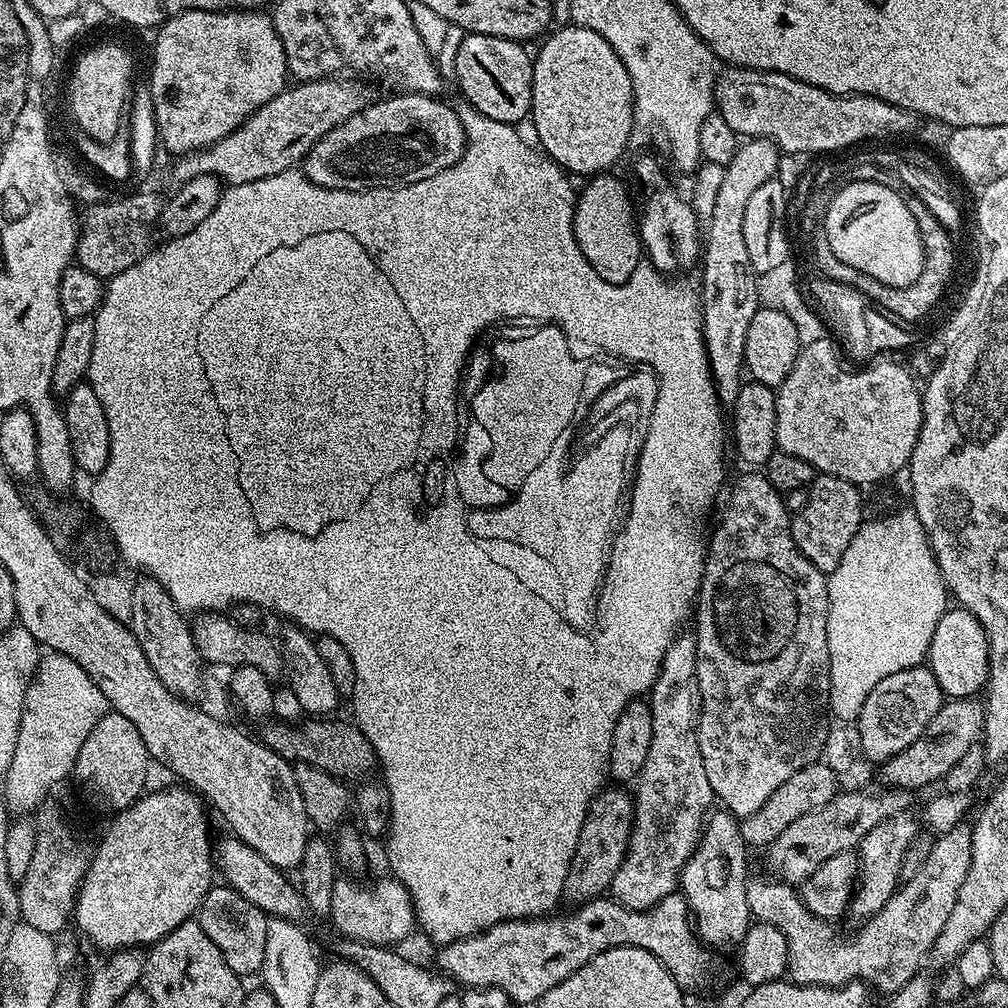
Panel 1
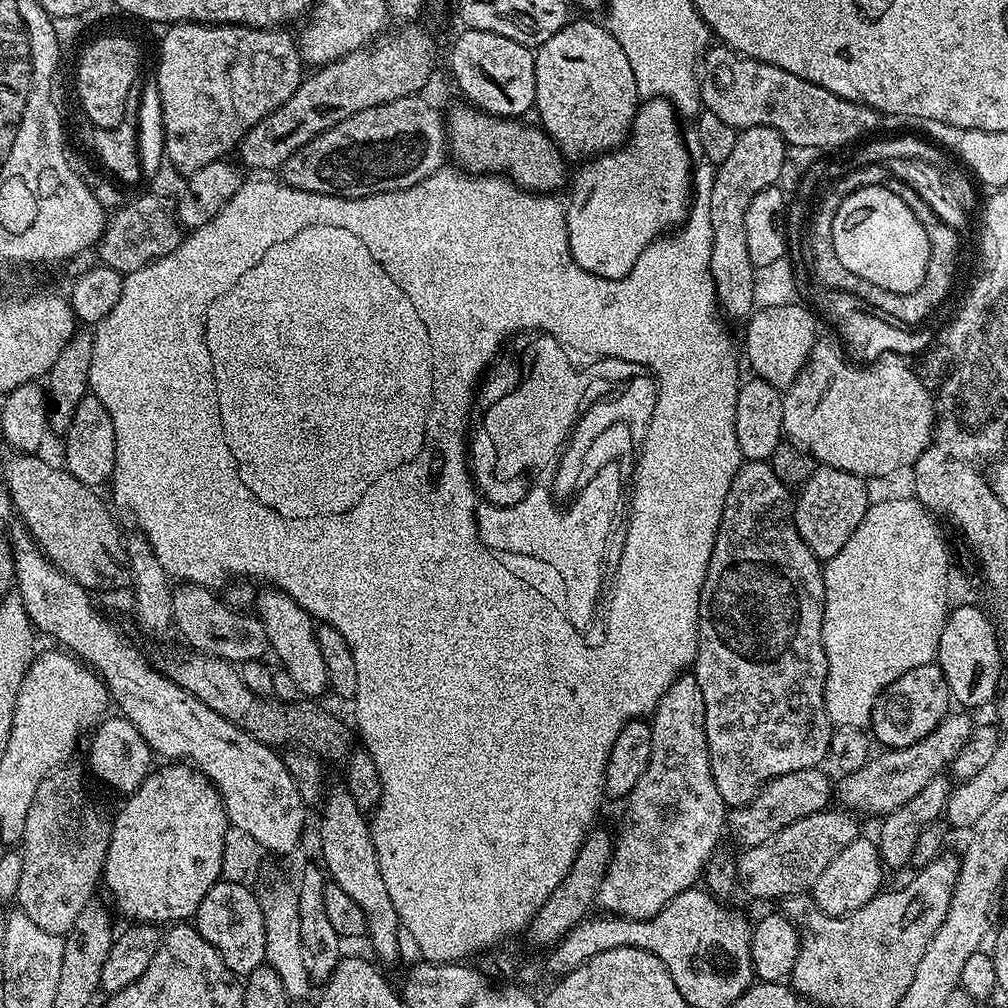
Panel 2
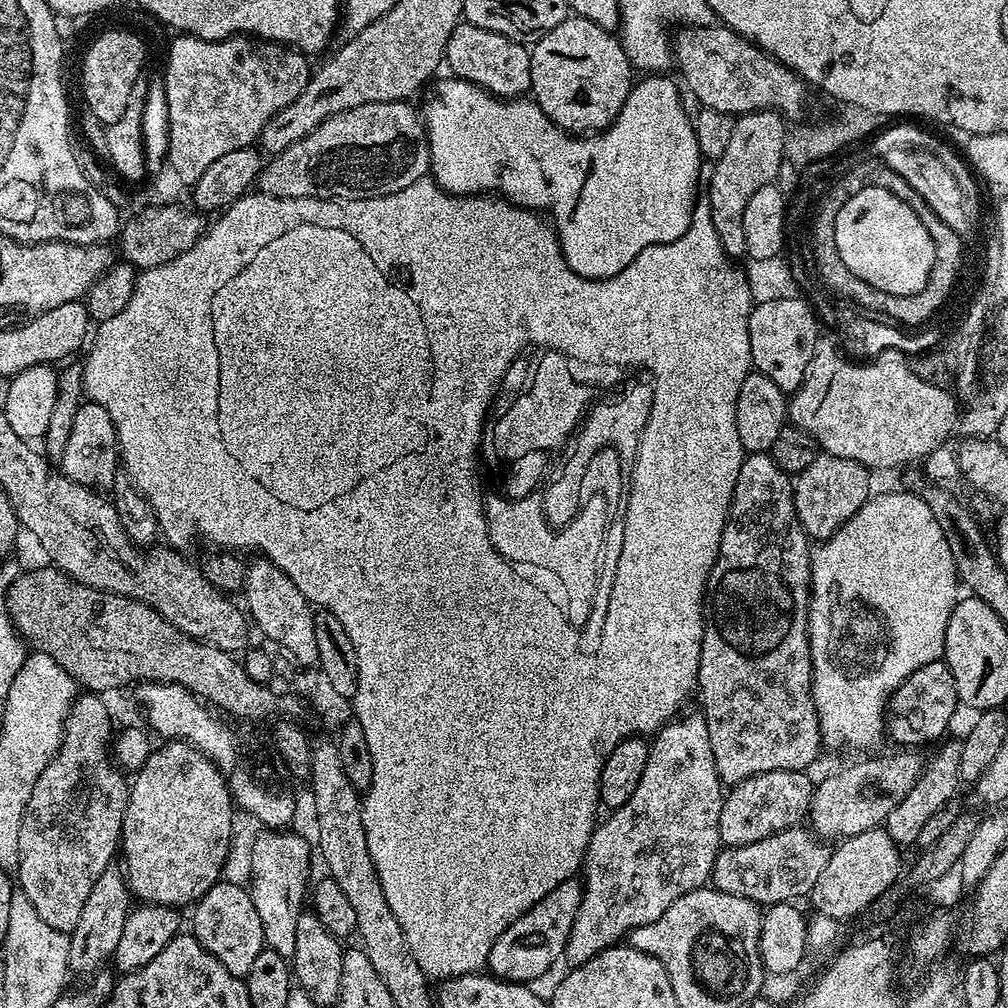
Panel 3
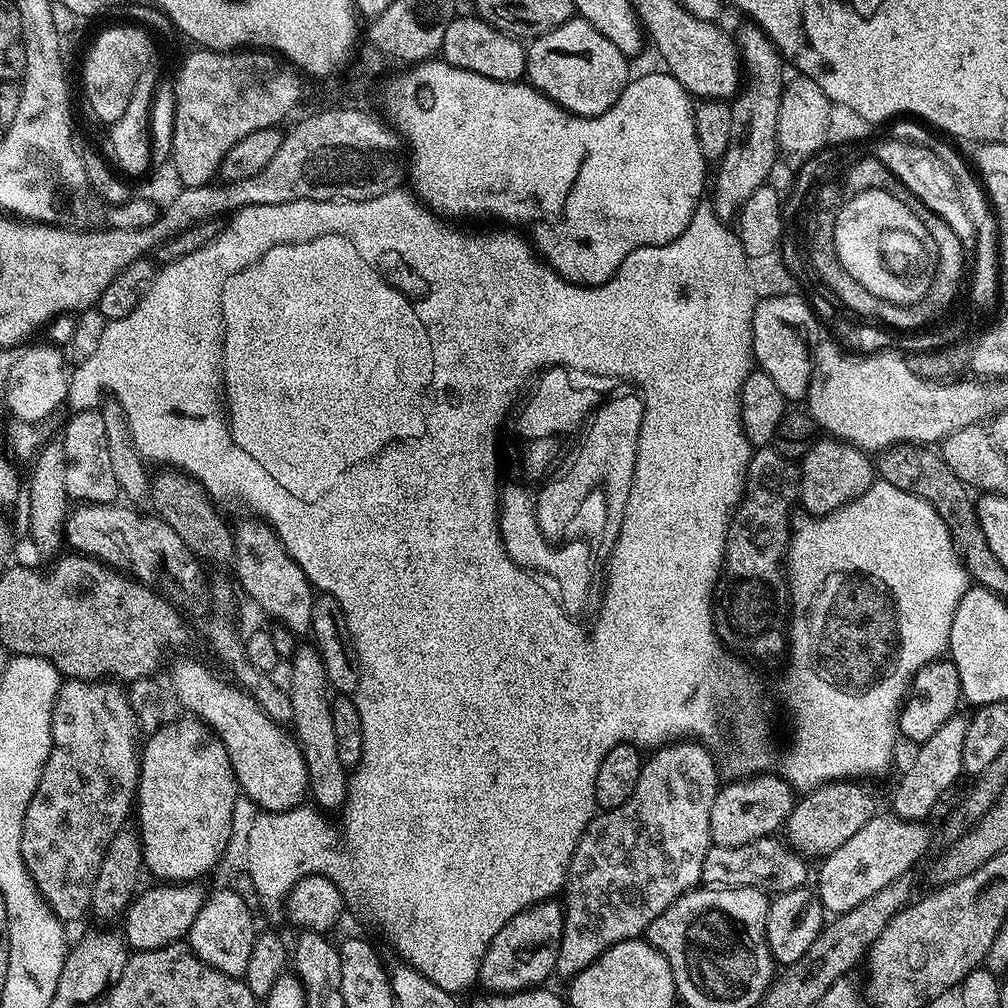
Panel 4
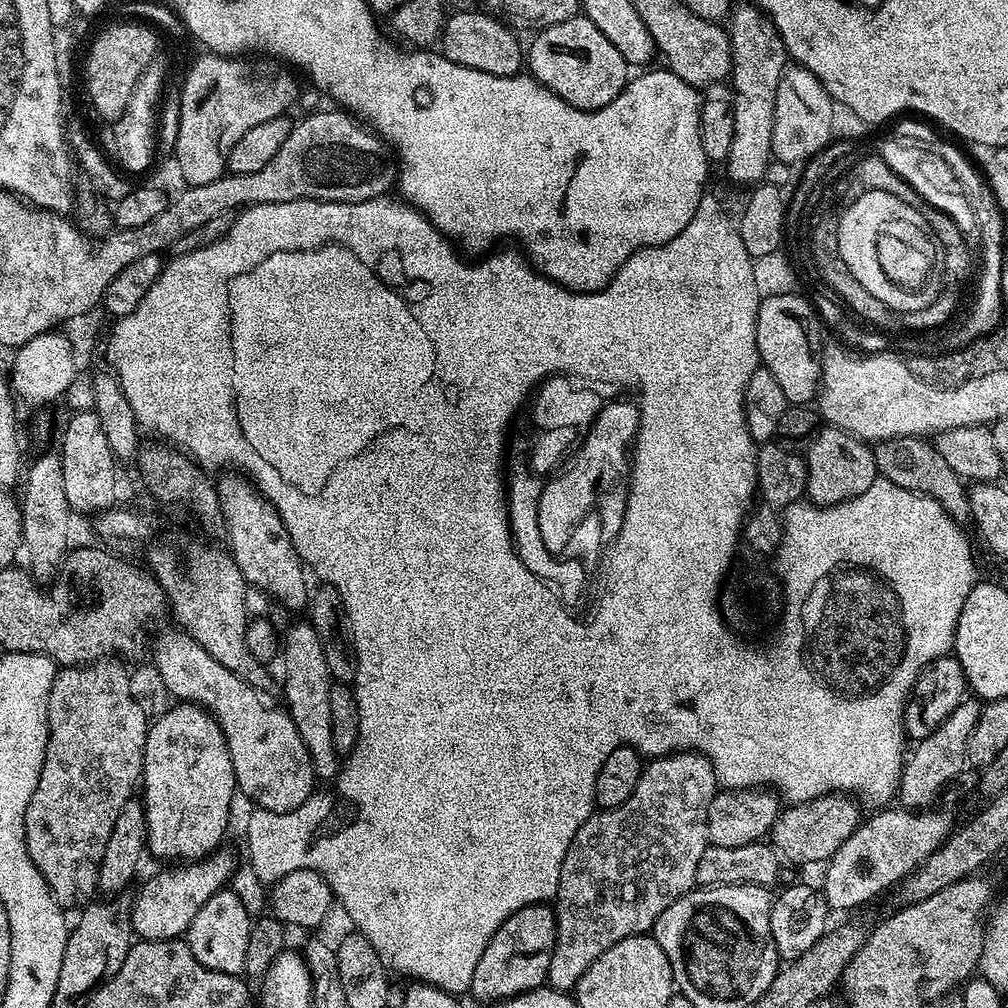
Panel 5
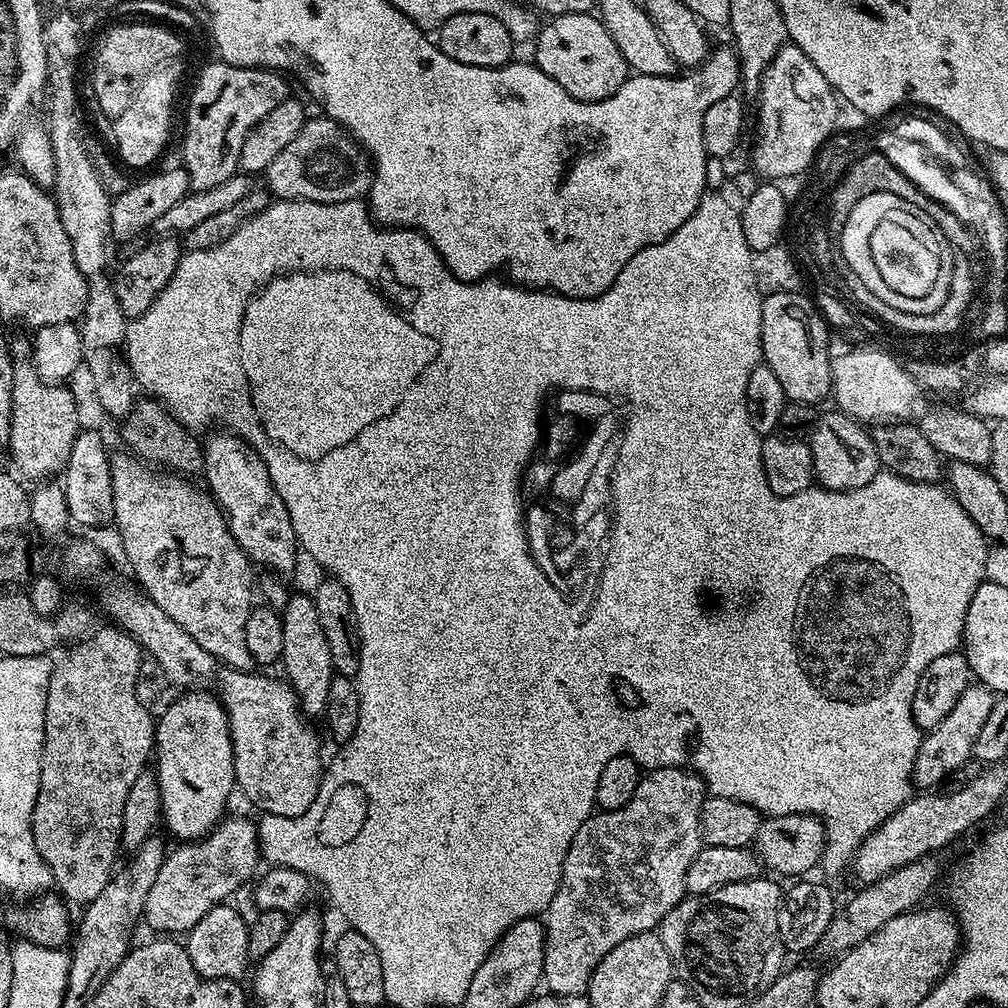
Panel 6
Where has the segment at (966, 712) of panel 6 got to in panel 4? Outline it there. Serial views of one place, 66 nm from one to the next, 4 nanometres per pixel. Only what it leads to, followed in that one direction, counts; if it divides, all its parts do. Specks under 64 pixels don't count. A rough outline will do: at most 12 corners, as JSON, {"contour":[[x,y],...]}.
{"contour":[[950,719],[905,770],[891,811],[927,821],[961,779],[967,719]]}

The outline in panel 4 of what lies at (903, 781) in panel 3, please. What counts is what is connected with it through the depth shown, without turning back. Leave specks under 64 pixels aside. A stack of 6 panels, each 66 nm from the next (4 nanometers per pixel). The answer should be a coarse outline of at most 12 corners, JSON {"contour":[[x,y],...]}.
{"contour":[[856,778],[801,795],[787,843],[823,858],[878,812]]}

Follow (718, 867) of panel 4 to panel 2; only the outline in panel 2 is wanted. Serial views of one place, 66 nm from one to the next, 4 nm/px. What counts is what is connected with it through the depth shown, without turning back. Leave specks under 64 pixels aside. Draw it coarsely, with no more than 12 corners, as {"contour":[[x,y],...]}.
{"contour":[[847,810],[815,812],[735,857],[760,900],[807,893],[860,835]]}

